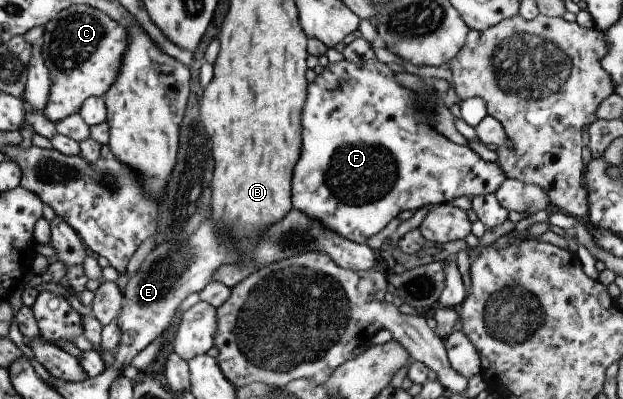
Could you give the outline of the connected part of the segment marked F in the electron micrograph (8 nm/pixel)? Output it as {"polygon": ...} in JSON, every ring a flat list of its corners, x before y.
{"polygon":[[347,60,330,63,327,67,324,67,321,74,316,75,315,81,311,81,307,86,307,101,305,101,303,111,301,111,301,129,303,129,303,133,301,133,301,155,297,165,295,165,295,173,293,173,292,205,295,209,303,211,307,217,321,221,333,233,337,233,337,235,341,235,341,237,358,244,366,244,367,239,371,235,375,235,381,229,385,229,387,223,397,217,402,211,407,211,407,209,409,211,413,211,413,209,418,210,429,204,443,204,461,197,461,195,469,197,491,195,507,179,503,169,499,167,499,163,483,161,468,145,457,145,433,129,432,125,427,125,427,121,421,115,421,109,417,107,417,101,415,101,417,95,415,95,413,90,399,85,395,81,395,77,393,77,393,72,389,69,389,65,379,60,367,61,364,66,355,65,355,63]]}

